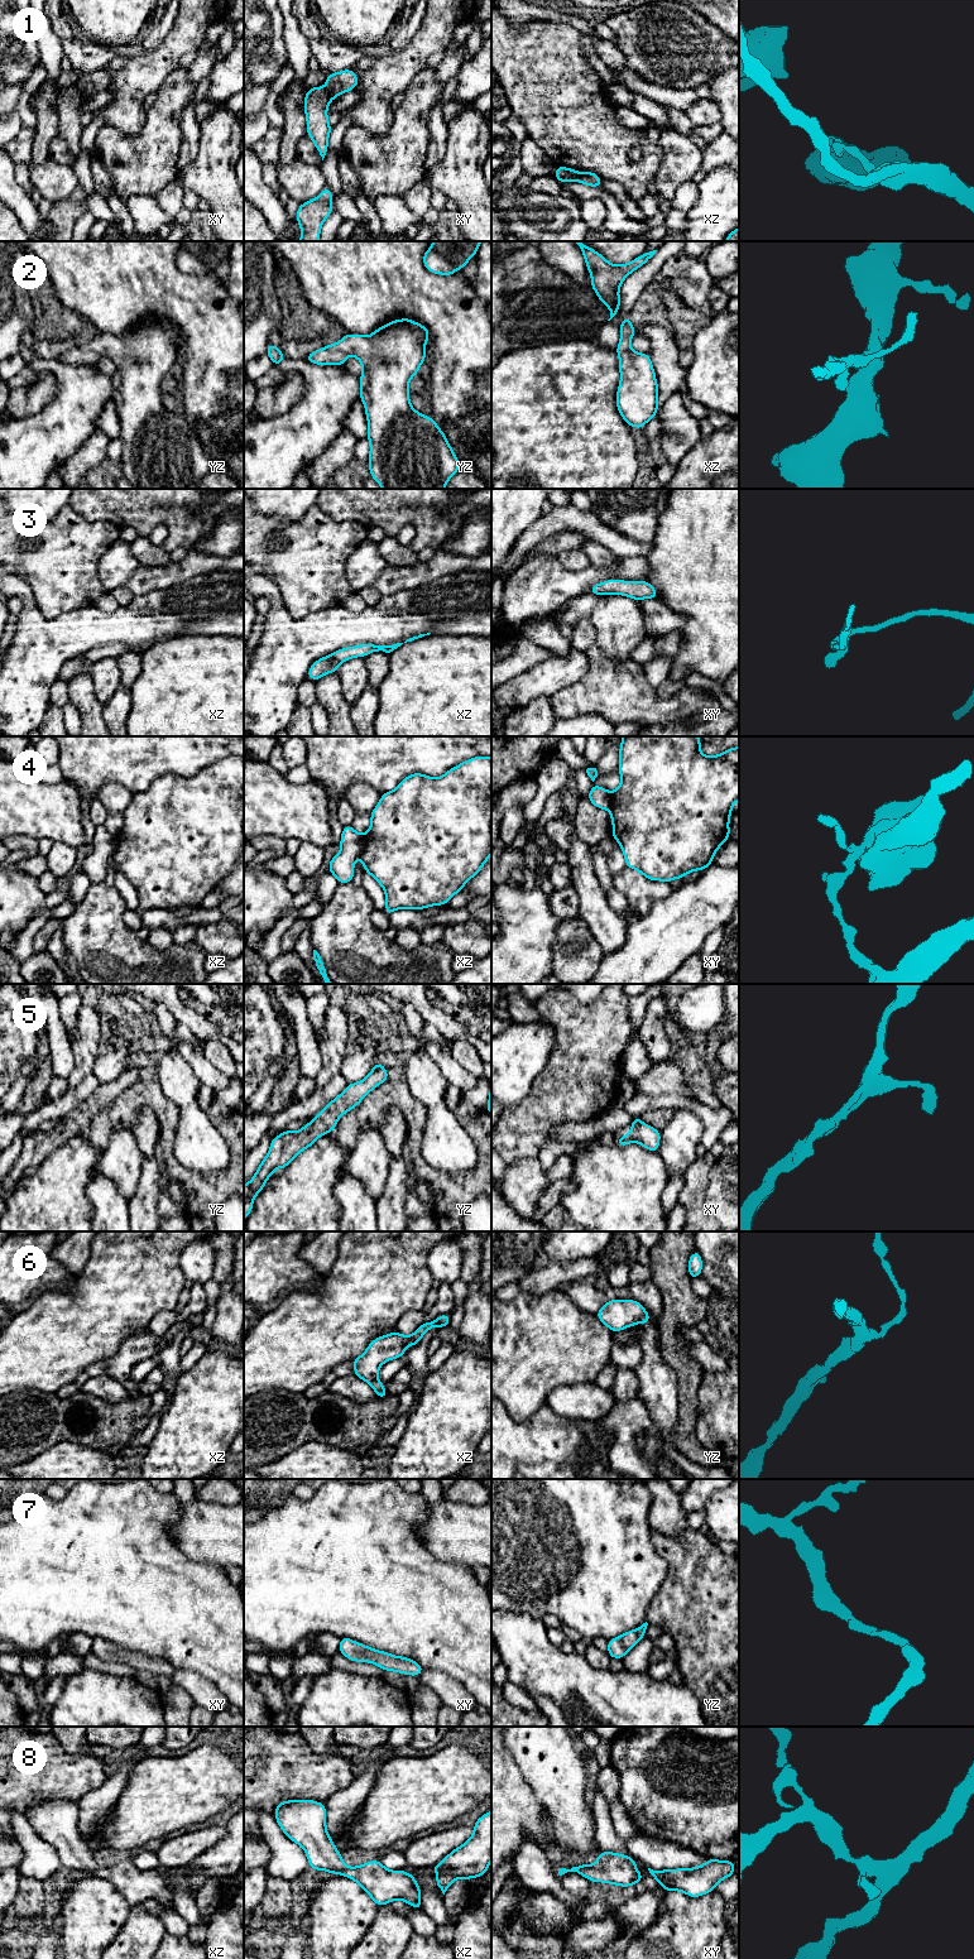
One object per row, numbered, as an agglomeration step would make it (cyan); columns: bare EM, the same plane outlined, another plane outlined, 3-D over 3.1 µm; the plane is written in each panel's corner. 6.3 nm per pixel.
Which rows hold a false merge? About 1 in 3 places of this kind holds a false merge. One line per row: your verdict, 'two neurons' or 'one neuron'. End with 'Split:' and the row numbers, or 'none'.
1: two neurons
2: one neuron
3: one neuron
4: two neurons
5: one neuron
6: two neurons
7: one neuron
8: one neuron
Split: 1, 4, 6

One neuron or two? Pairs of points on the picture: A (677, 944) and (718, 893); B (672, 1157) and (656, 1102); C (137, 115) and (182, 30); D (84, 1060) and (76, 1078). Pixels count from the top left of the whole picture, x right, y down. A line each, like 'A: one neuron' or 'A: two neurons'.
A: one neuron
B: two neurons
C: one neuron
D: one neuron

